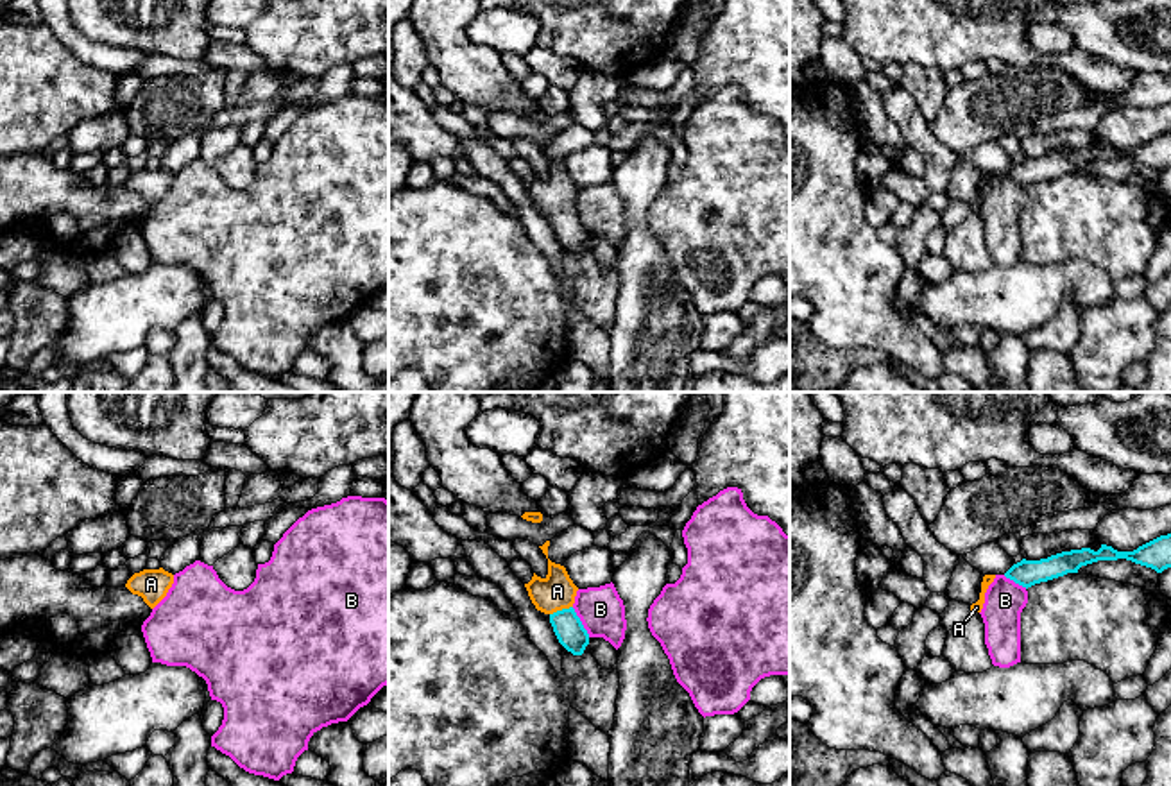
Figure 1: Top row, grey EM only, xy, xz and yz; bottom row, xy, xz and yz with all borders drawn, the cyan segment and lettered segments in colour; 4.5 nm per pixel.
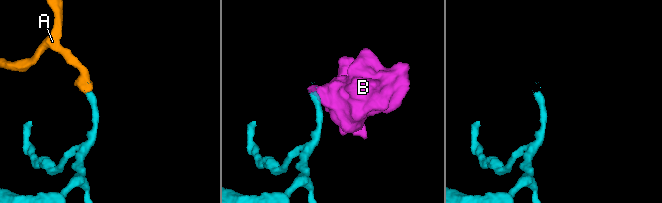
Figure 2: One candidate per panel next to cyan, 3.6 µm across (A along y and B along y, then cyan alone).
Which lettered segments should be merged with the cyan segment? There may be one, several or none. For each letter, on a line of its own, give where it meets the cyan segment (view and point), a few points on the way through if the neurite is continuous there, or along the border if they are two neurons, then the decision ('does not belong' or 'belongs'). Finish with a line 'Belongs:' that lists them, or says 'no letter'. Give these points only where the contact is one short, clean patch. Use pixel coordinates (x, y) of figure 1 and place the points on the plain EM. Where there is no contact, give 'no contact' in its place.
A: meets cyan in xz at (561, 210); runs through xz (566, 224), (561, 210), (557, 190); belongs
B: meets cyan in xz at (581, 221); border along xz (572, 206), (589, 235); does not belong
Belongs: A

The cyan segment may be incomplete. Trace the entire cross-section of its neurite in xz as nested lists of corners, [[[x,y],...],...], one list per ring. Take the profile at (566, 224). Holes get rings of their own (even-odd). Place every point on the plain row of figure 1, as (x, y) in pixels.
[[[548,158],[548,174],[541,177],[534,172],[525,186],[535,208],[550,215],[559,242],[573,254],[582,254],[589,233],[573,208],[578,186],[566,167]]]

